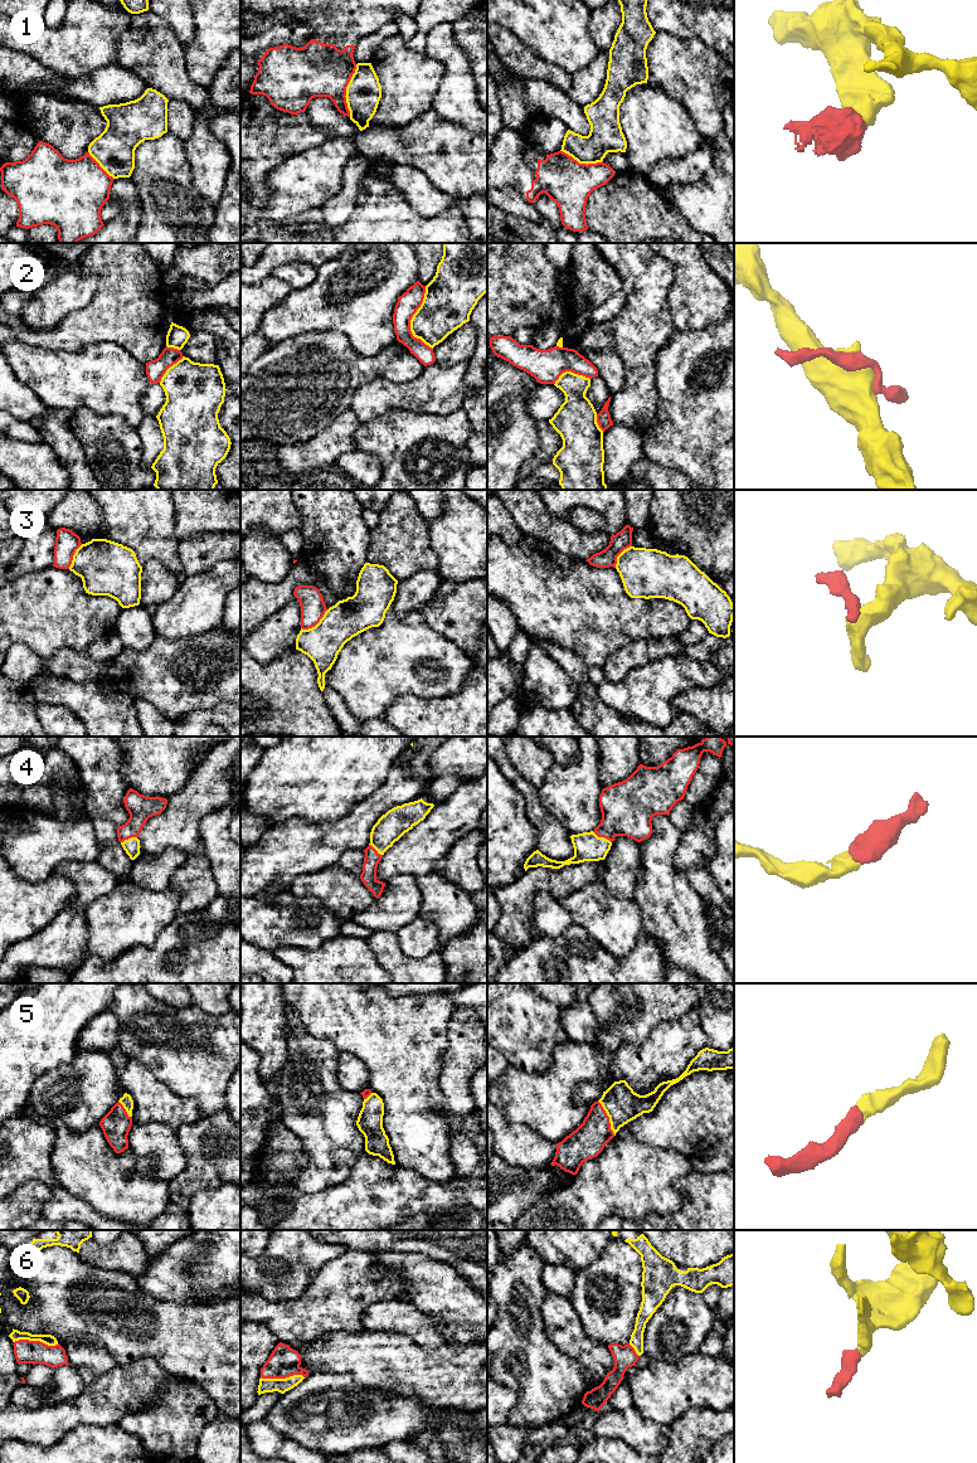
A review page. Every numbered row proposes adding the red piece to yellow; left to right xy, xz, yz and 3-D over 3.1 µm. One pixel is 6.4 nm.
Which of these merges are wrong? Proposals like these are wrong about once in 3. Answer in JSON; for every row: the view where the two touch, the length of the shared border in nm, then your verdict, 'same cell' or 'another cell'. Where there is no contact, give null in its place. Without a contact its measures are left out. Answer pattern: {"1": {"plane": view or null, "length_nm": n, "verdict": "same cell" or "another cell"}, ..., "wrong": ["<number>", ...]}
{"1": {"plane": "xz", "length_nm": 340, "verdict": "another cell"}, "2": {"plane": "xz", "length_nm": 420, "verdict": "another cell"}, "3": {"plane": "xz", "length_nm": 220, "verdict": "another cell"}, "4": {"plane": "yz", "length_nm": 150, "verdict": "same cell"}, "5": {"plane": "yz", "length_nm": 240, "verdict": "same cell"}, "6": {"plane": "xy", "length_nm": 280, "verdict": "same cell"}, "wrong": ["1", "2", "3"]}

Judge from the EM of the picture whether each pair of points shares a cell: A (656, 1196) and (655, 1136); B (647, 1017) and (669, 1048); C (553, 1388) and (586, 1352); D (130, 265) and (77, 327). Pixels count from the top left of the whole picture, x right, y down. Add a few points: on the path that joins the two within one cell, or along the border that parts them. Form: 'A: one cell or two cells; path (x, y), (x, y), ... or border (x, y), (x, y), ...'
A: two cells; border (630, 1129), (640, 1141), (684, 1153)
B: two cells; border (681, 1015), (660, 1024), (641, 1044), (628, 1043)
C: two cells; border (553, 1344), (579, 1365), (584, 1376), (584, 1390)
D: one cell; path (125, 281), (93, 312)

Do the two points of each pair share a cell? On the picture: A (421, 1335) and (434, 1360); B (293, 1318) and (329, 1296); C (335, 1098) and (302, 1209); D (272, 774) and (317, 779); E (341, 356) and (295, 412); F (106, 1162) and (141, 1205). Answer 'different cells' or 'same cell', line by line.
A: different cells
B: same cell
C: different cells
D: same cell
E: same cell
F: same cell

